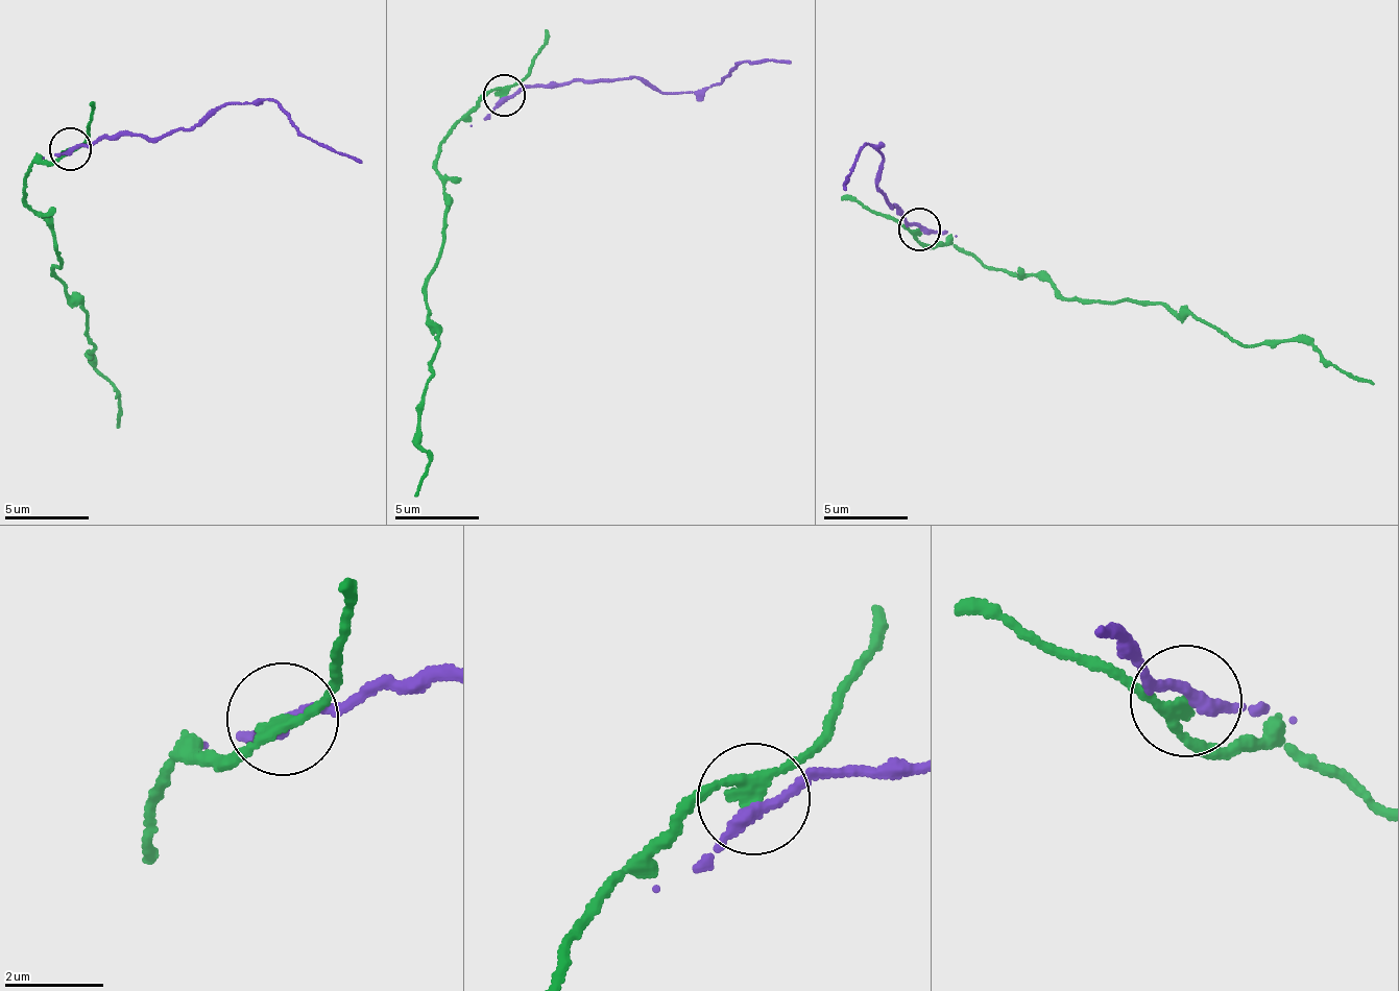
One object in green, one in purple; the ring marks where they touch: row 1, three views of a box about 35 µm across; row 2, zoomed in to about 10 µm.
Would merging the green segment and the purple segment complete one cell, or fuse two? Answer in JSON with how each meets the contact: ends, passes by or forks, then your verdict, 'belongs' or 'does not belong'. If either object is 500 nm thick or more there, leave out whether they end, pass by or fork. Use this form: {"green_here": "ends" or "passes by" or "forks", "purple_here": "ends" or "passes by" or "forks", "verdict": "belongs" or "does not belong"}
{"green_here": "passes by", "purple_here": "passes by", "verdict": "belongs"}

